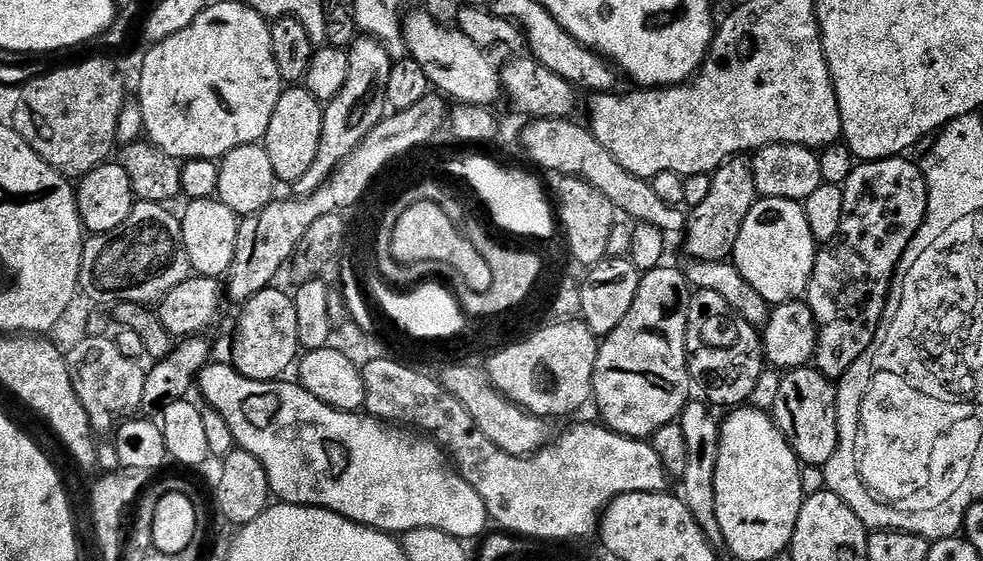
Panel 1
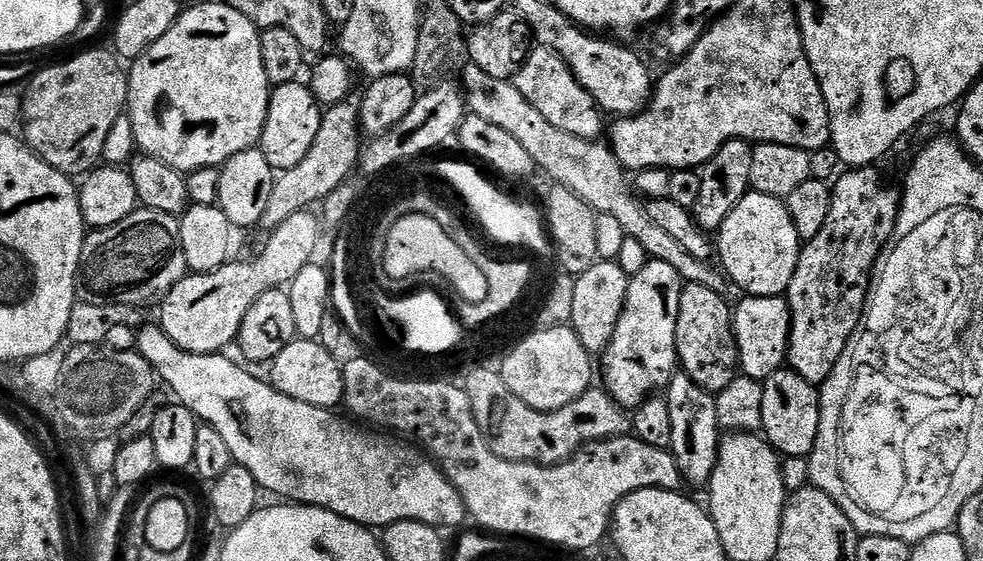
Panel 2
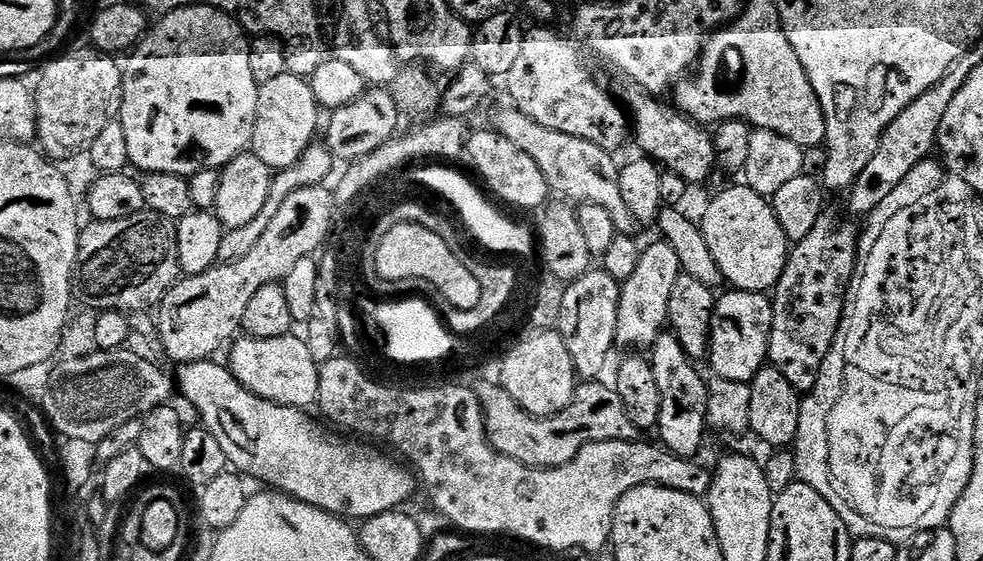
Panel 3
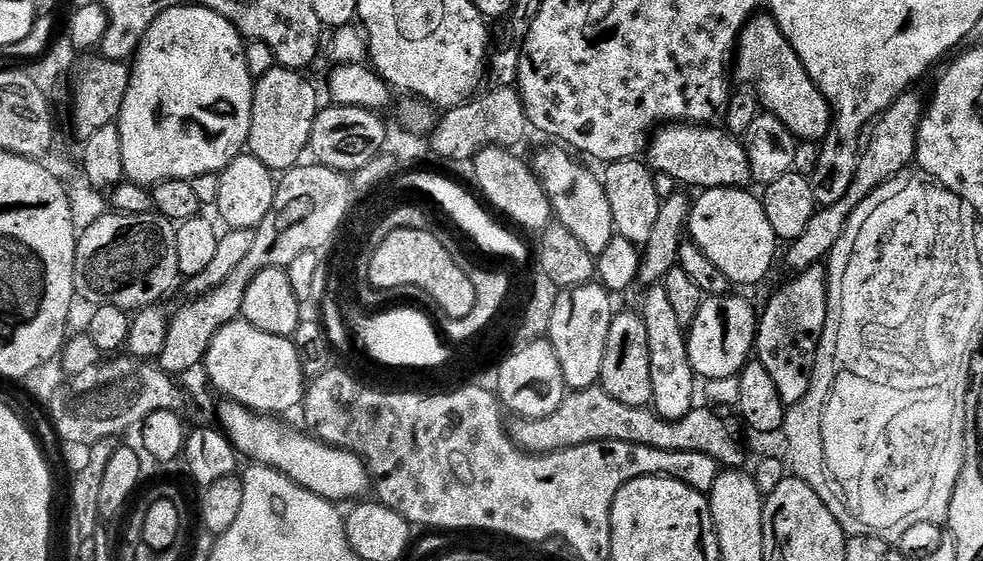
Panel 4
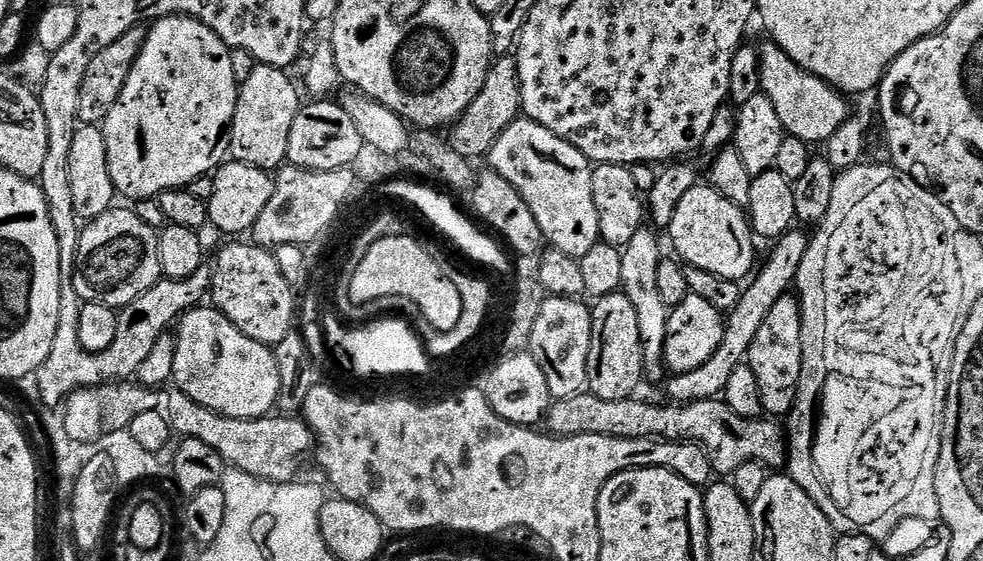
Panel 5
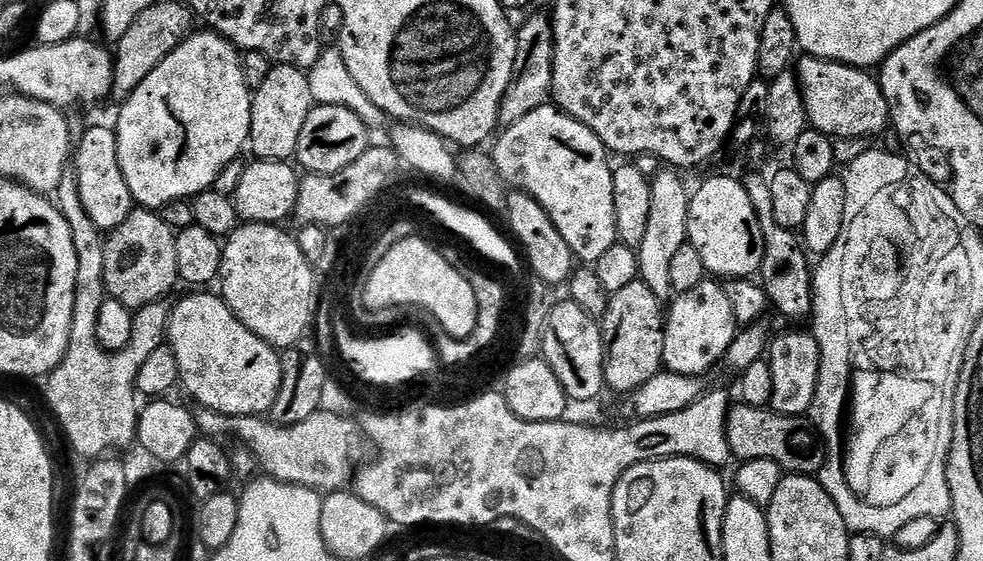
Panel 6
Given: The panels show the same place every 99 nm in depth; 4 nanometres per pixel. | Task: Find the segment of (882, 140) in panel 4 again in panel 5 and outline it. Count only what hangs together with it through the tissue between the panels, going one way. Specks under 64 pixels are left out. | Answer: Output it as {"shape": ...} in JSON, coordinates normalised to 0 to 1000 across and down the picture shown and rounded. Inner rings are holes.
{"shape":[[[802,412],[784,437],[786,439],[785,451],[782,453],[777,480],[775,480],[775,471],[775,476],[768,487],[767,497],[764,501],[766,506],[762,513],[760,510],[756,515],[753,540],[744,558],[743,583],[740,586],[737,610],[724,633],[722,645],[718,645],[710,660],[694,663],[683,672],[685,677],[680,684],[680,699],[684,704],[681,708],[685,715],[694,720],[705,720],[708,713],[727,713],[736,701],[748,656],[758,647],[759,636],[764,629],[767,602],[771,595],[775,574],[781,565],[781,554],[792,535],[799,533],[803,526],[804,515],[809,508],[816,460],[824,447],[821,417],[812,412]]]}

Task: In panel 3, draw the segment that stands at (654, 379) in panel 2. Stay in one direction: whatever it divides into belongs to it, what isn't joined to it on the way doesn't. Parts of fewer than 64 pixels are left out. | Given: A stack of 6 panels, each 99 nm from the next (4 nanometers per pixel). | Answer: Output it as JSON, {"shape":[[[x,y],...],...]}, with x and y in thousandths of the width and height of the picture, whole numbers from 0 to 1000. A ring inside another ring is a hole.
{"shape":[[[679,431],[663,435],[654,444],[645,485],[634,501],[631,517],[629,556],[628,615],[635,624],[662,622],[667,604],[677,590],[682,553],[682,522],[686,519],[686,503],[694,490],[690,453],[686,439]]]}

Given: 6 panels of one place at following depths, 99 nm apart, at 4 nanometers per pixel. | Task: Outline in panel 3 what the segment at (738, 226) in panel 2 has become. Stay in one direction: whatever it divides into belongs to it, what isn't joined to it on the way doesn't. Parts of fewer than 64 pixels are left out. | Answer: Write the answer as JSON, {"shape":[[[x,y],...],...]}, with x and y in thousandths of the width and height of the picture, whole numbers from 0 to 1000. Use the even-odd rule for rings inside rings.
{"shape":[[[760,332],[741,335],[738,342],[730,344],[721,360],[716,387],[710,392],[710,401],[733,488],[746,515],[778,524],[784,522],[788,515],[789,504],[796,496],[796,481],[802,471],[804,430],[792,399],[786,365],[778,351],[772,349],[767,337]]]}

